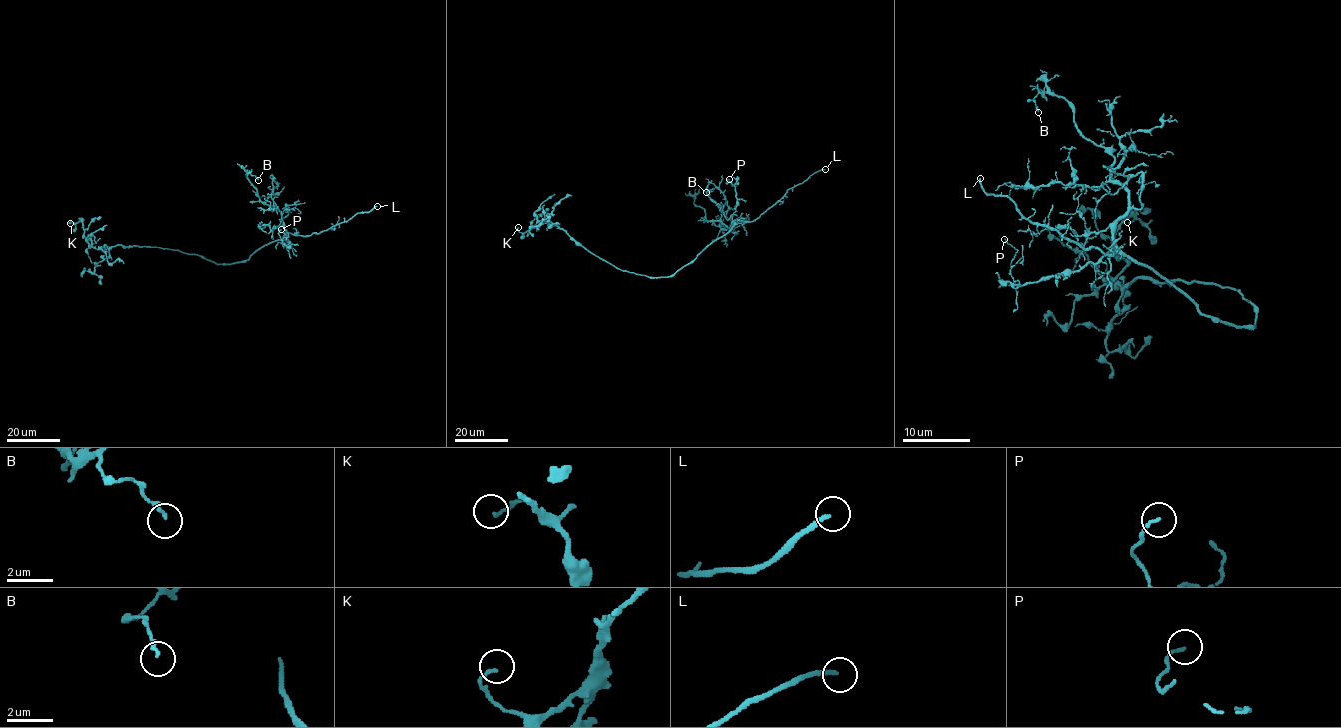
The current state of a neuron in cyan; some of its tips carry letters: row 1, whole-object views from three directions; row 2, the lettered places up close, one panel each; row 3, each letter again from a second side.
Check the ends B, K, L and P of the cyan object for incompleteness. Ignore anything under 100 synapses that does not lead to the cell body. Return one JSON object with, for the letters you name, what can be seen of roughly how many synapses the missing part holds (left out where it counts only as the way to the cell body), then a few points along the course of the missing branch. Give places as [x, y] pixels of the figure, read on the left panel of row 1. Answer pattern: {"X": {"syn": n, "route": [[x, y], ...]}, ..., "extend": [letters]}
{"L": {"route": [[377, 206], [427, 204], [429, 207]]}, "extend": ["L"]}

